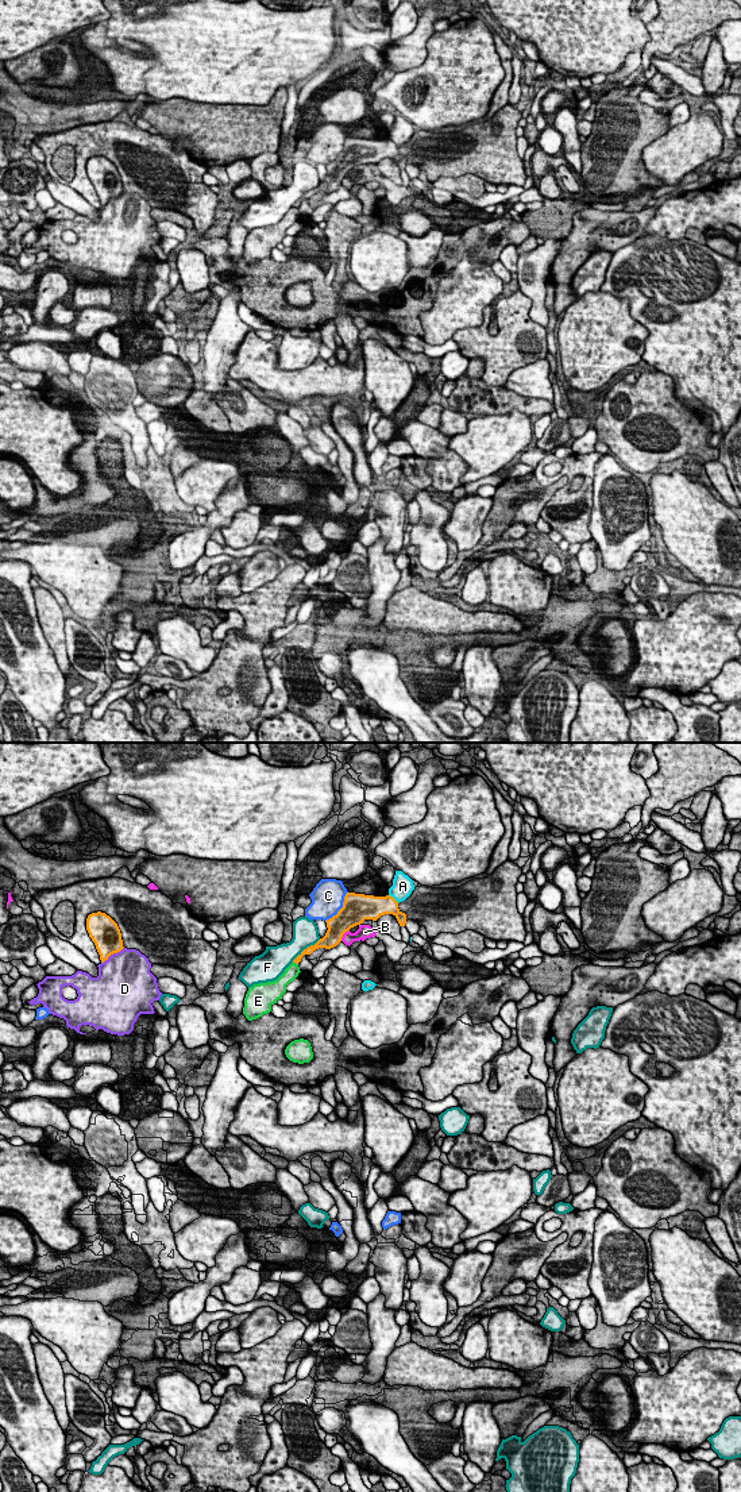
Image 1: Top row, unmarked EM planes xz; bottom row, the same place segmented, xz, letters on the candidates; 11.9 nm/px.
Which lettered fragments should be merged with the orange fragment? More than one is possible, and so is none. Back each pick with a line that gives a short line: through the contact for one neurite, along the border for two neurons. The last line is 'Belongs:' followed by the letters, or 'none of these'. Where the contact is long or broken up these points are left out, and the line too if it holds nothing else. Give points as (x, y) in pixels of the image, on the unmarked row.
Belongs: none of these

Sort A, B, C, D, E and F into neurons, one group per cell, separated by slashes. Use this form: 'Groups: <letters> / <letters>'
Groups: A / B / C / D / E / F

